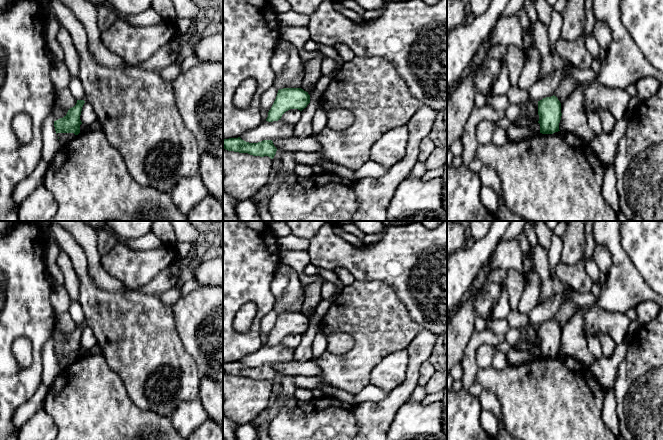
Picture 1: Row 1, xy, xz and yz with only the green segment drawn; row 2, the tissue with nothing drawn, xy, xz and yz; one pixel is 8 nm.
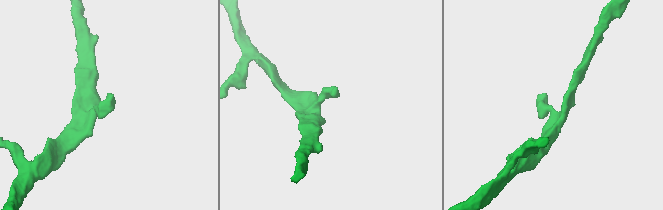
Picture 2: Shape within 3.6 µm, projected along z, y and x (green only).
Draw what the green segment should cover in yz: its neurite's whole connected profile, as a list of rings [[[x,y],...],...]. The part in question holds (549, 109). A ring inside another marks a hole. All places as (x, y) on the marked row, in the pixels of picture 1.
[[[556,96],[546,97],[538,101],[540,133],[553,134],[559,130],[561,120],[561,103]]]

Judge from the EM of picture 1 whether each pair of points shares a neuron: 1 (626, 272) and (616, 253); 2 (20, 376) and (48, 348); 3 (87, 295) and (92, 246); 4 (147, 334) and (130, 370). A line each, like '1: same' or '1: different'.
1: same
2: different
3: different
4: same

